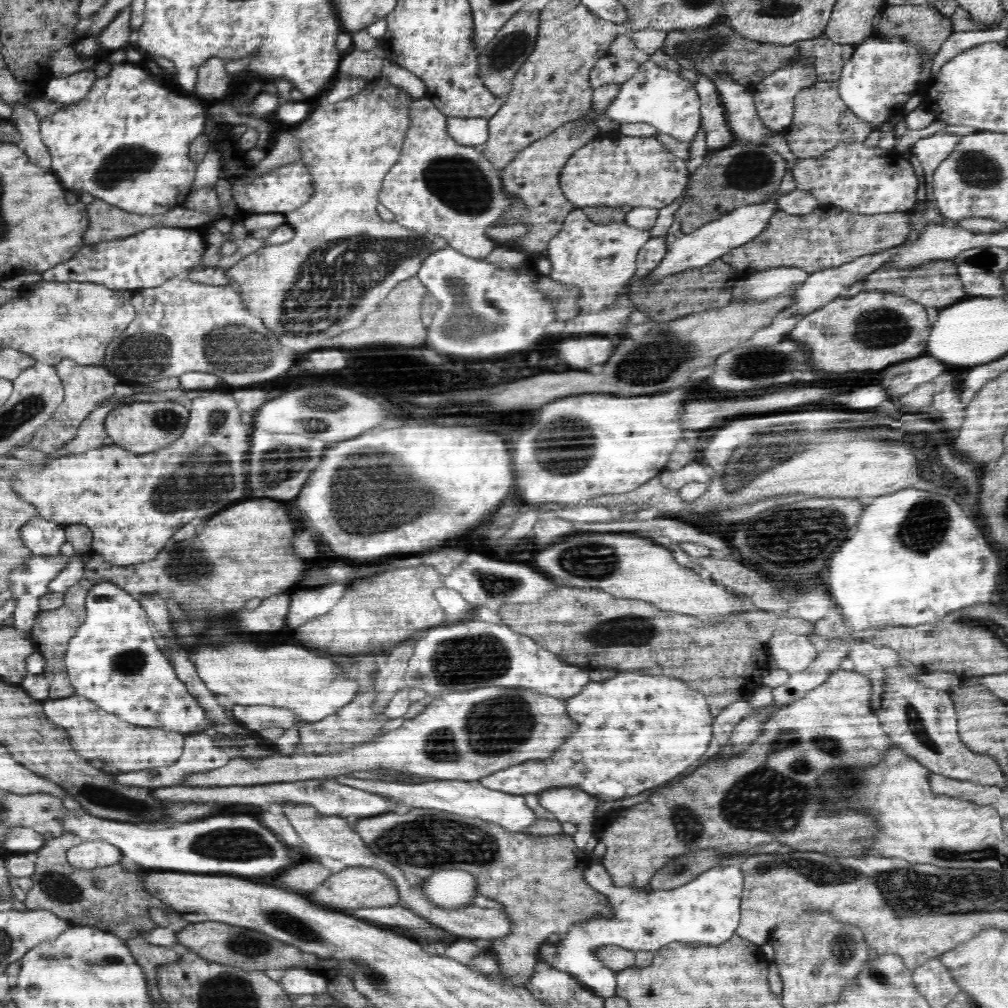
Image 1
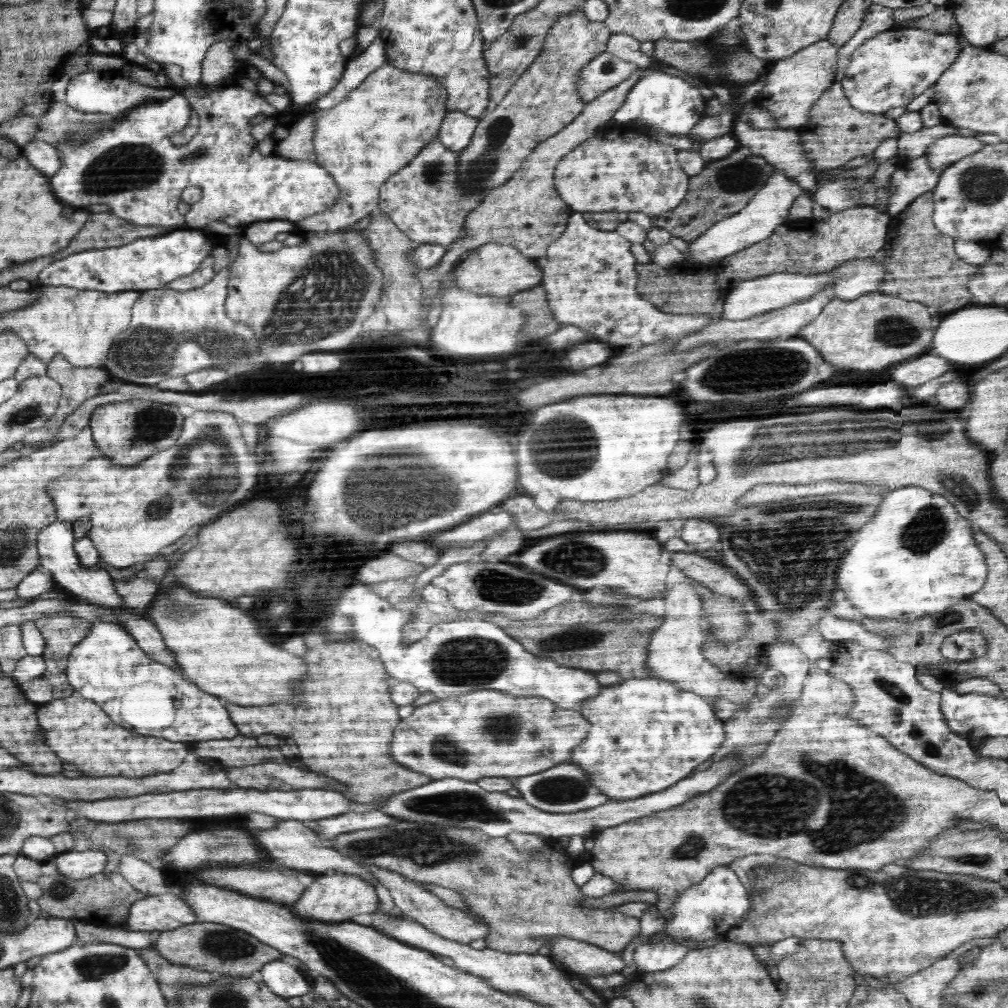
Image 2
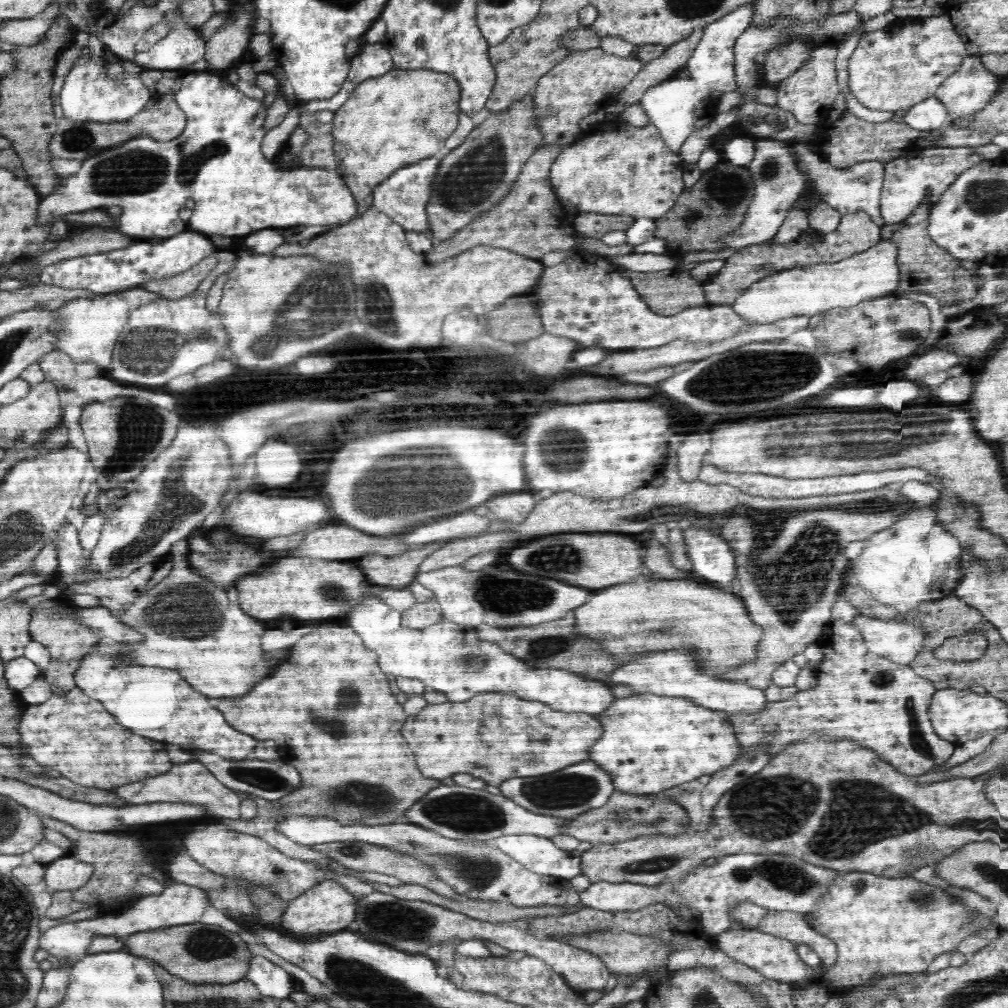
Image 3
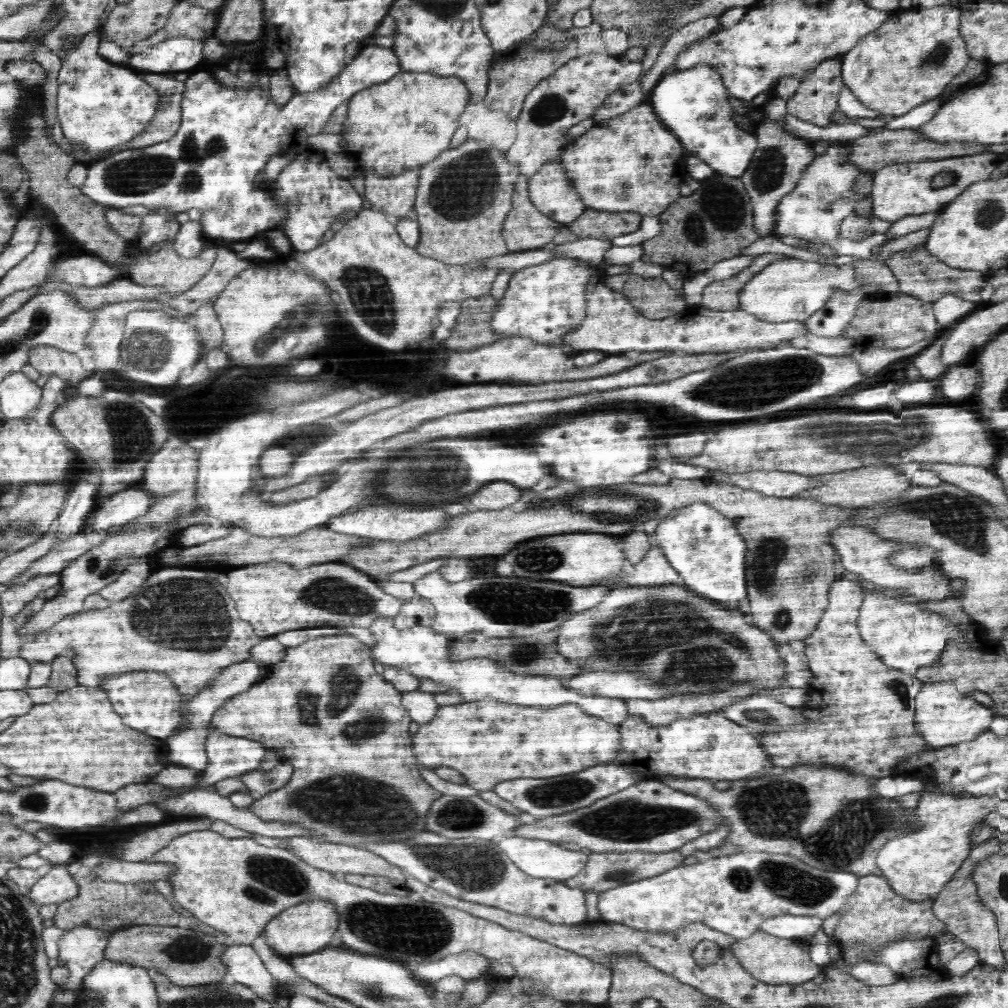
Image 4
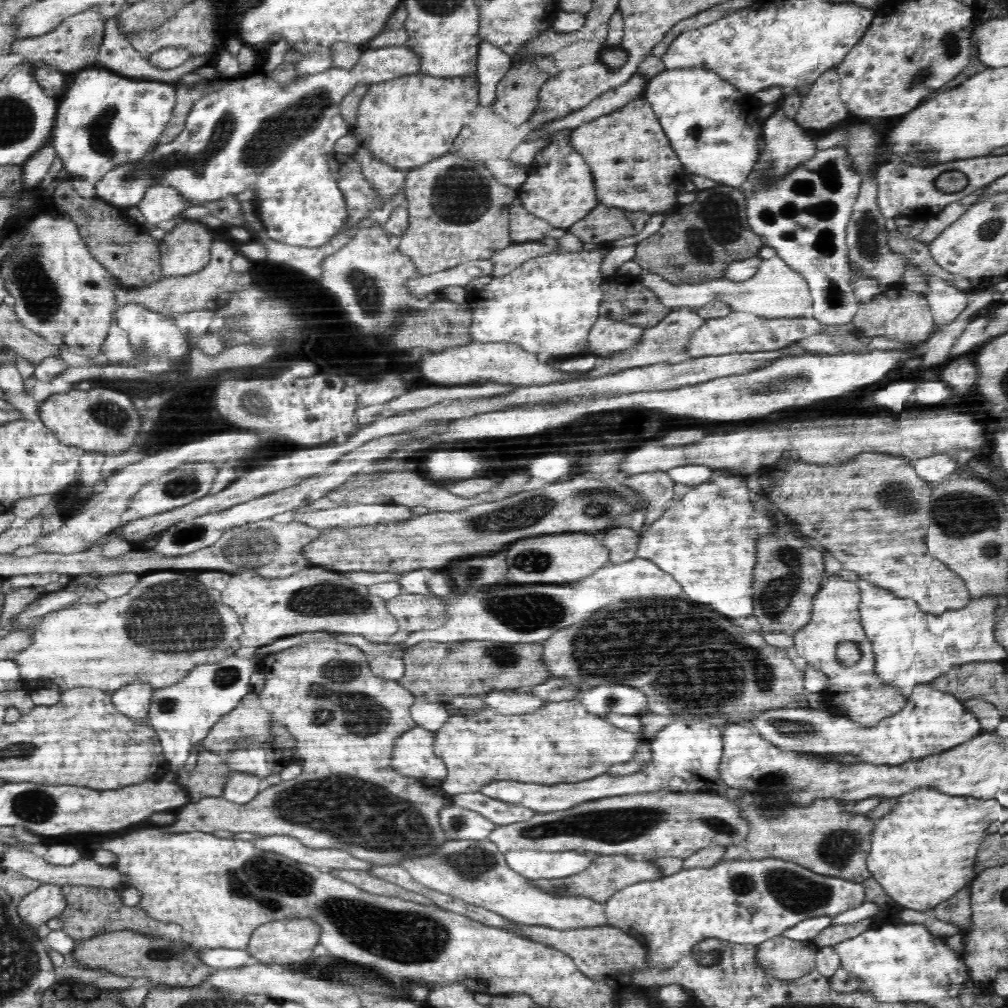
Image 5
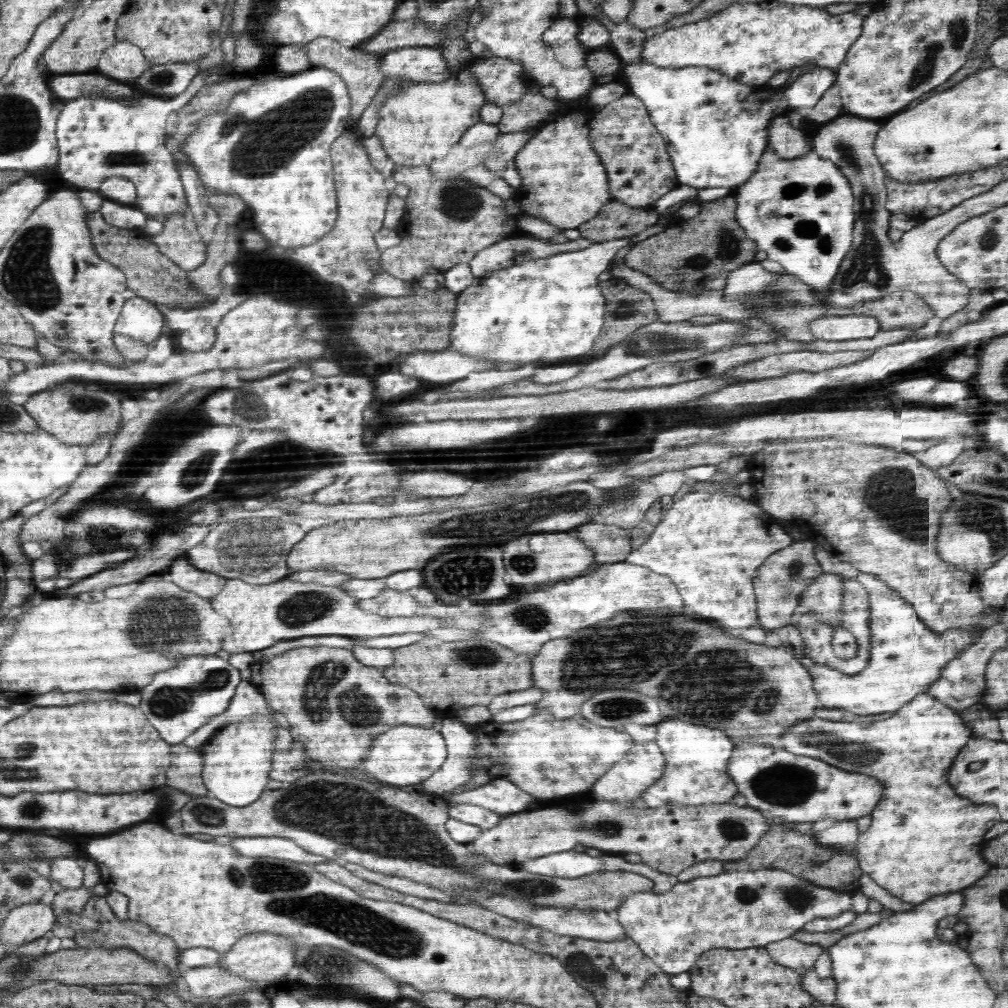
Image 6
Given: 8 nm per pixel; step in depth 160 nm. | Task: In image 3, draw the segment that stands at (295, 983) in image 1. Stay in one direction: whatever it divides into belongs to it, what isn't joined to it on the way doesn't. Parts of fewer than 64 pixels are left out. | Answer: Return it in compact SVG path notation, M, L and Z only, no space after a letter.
M263 956L250 957L245 979L253 982L263 996L278 1001L288 998L294 992L295 979L292 977L292 972L284 970Z

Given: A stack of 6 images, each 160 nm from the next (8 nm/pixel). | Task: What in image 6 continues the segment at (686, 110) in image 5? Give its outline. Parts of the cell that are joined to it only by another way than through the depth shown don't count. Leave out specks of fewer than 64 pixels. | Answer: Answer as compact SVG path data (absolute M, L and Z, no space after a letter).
M648 61L625 63L624 76L628 93L638 97L647 108L655 127L664 137L667 153L682 185L692 188L731 188L744 184L756 170L762 154L768 149L768 126L778 108L803 112L816 106L818 100L837 82L835 69L814 67L802 73L788 88L772 90L768 83L747 85L708 67L662 68Z

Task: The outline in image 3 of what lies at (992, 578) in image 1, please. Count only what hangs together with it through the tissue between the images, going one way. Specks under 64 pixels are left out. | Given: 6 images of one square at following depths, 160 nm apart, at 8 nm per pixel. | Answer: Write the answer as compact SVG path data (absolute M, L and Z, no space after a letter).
M909 480L897 488L904 497L916 503L916 508L890 528L866 538L866 550L860 556L860 564L848 568L846 577L858 576L854 584L866 588L872 599L894 609L912 610L921 605L920 602L954 595L953 590L963 575L963 550L958 540L945 531L945 526L935 521L937 510L933 506L944 495L936 485Z

